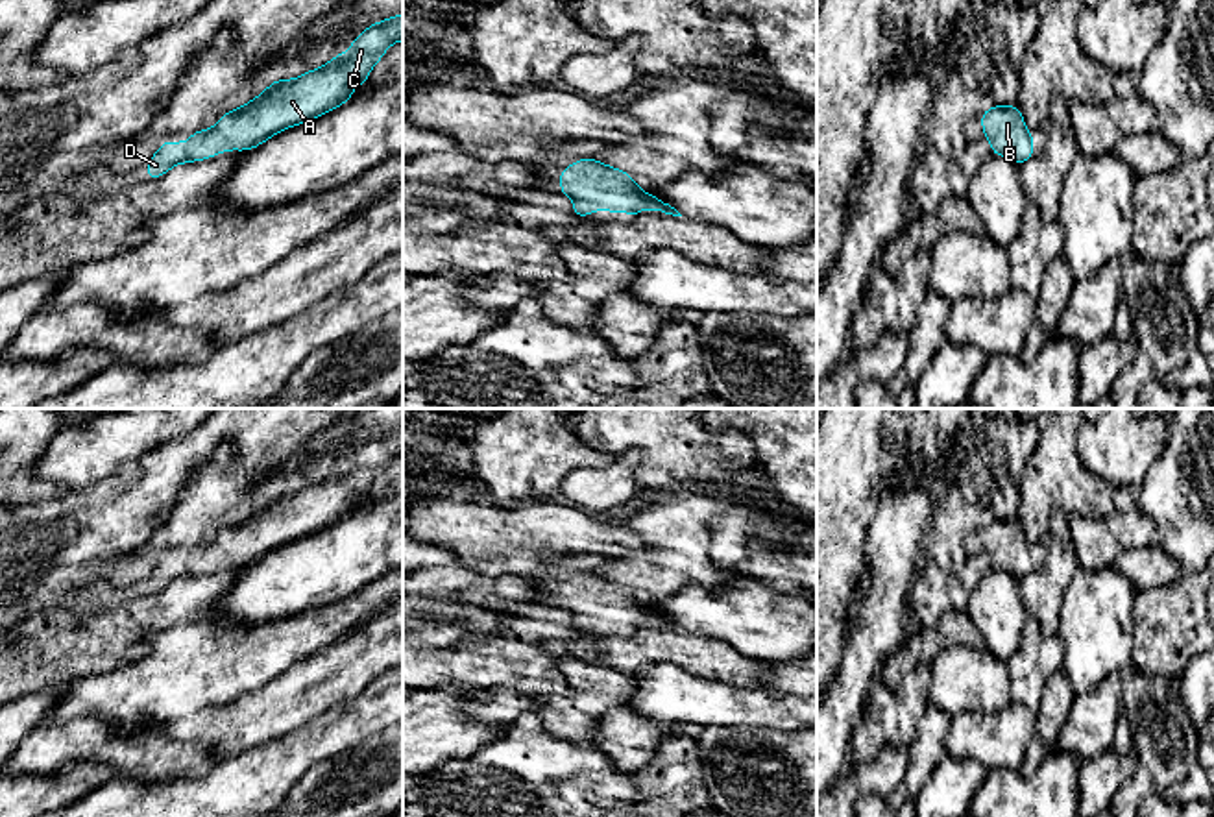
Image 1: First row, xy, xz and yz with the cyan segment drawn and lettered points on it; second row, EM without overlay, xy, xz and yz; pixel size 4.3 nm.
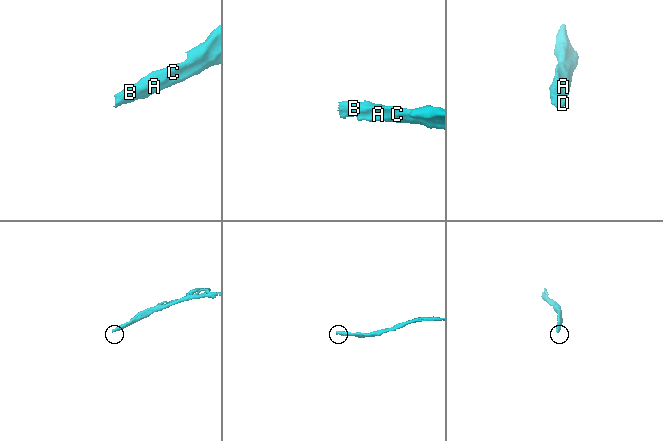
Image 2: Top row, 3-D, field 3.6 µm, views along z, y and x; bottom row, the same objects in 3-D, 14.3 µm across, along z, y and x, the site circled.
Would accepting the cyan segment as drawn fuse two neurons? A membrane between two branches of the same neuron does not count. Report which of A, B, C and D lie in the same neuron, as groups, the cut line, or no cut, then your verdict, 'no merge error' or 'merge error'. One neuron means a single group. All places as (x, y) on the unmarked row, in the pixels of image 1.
A B C D; no cut; no merge error

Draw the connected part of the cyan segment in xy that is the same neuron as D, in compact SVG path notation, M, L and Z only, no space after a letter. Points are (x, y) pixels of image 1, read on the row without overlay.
M403 427L368 440L346 468L336 468L323 481L294 494L275 492L251 516L222 529L214 542L190 547L187 556L164 555L146 577L146 593L163 591L176 579L212 573L222 566L253 564L288 542L331 527L351 514L357 499L368 497L371 482L399 455Z

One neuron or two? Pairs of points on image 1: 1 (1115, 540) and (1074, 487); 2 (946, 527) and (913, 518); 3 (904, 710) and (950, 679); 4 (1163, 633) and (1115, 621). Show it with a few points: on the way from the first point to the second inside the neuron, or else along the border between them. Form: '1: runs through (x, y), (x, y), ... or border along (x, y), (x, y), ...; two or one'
1: border along (1115, 490), (1115, 505), (1107, 516), (1070, 516); two
2: border along (945, 487), (926, 529), (922, 548); two
3: border along (930, 664), (928, 703); two
4: border along (1137, 592), (1131, 662); two

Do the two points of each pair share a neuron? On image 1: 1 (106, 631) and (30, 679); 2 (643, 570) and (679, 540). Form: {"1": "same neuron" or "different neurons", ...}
{"1": "same neuron", "2": "same neuron"}

